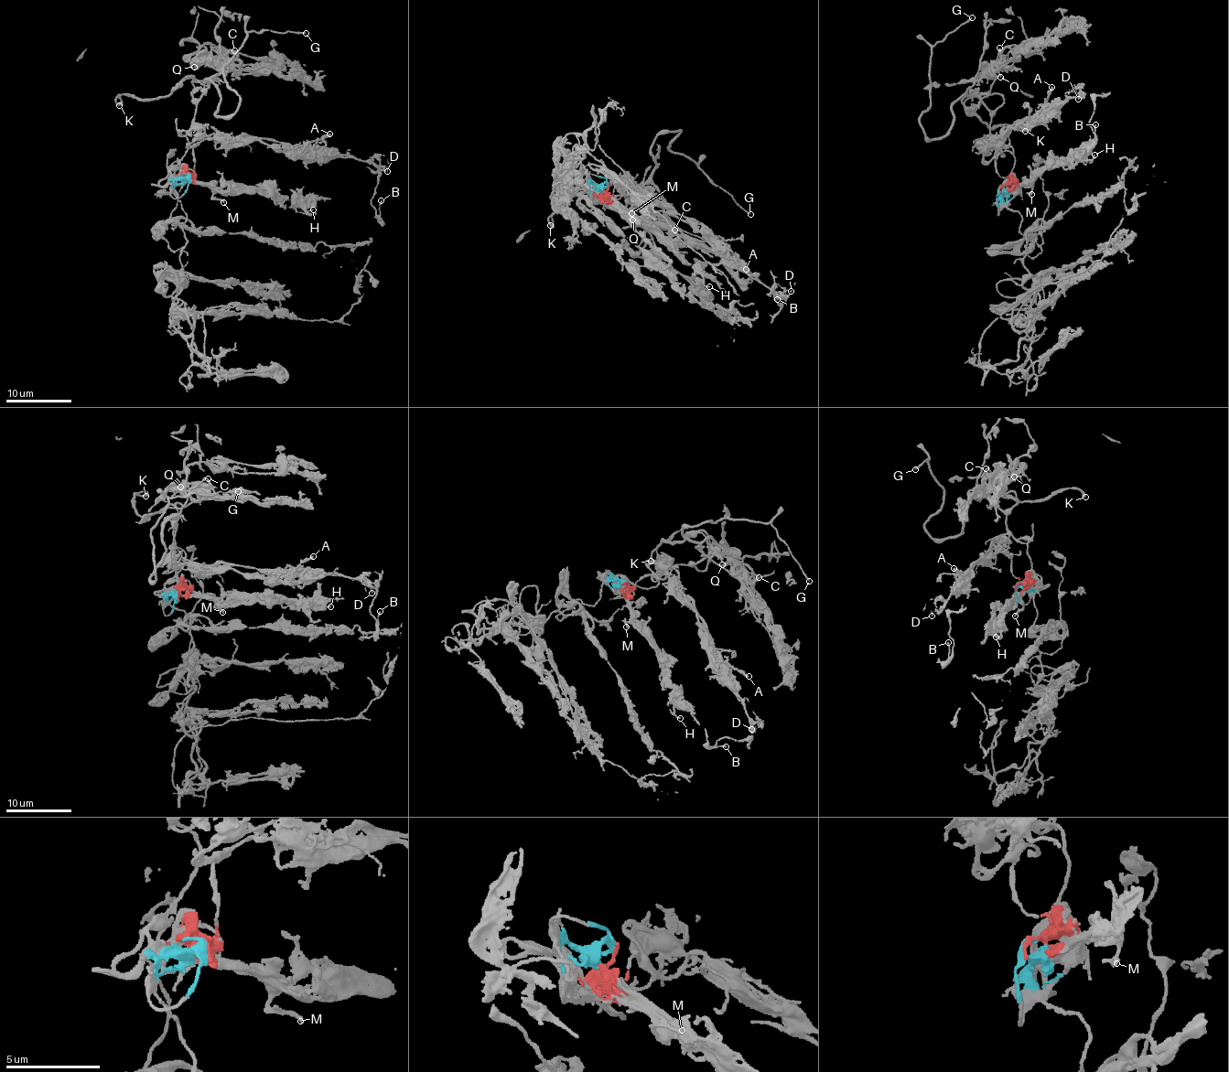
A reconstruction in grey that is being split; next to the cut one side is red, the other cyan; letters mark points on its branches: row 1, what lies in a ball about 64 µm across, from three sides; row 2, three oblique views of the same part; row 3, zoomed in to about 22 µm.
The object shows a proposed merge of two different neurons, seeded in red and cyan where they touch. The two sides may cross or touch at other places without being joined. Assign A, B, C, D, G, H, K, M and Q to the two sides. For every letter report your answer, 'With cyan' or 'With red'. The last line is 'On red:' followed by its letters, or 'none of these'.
A: With red
B: With red
C: With red
D: With red
G: With red
H: With red
K: With red
M: With red
Q: With red
On red: A, B, C, D, G, H, K, M, Q

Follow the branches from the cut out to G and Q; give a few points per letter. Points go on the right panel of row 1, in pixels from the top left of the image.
G: (999, 187), (1010, 180), (975, 95), (952, 105), (943, 135), (920, 126), (932, 48), (972, 18)
Q: (999, 187), (1010, 180), (998, 175), (986, 145), (990, 113), (982, 101), (989, 93), (996, 66), (1000, 77)

